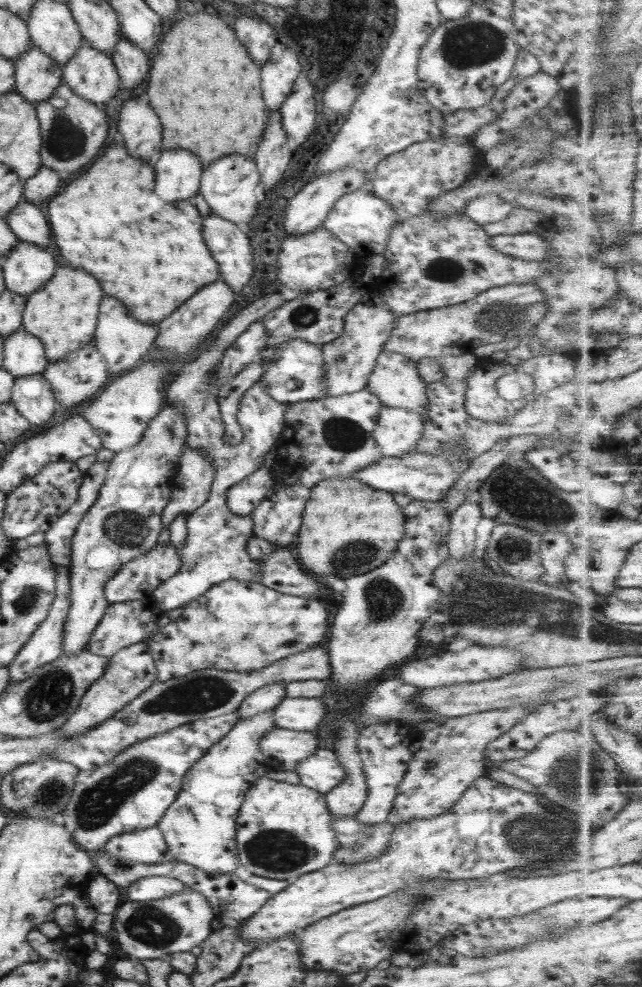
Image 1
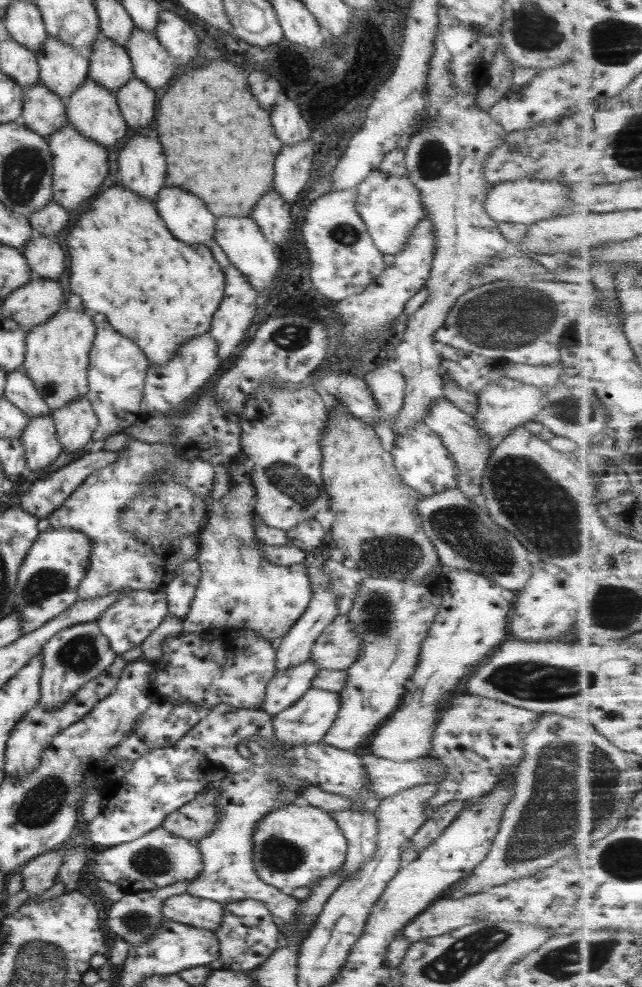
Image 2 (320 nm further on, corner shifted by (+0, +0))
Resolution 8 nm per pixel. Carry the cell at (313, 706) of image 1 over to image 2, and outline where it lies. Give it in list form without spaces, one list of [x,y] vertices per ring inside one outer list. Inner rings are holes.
[[[309,687],[292,706],[270,718],[273,736],[281,743],[293,746],[315,744],[322,741],[339,711],[340,698],[336,692]]]

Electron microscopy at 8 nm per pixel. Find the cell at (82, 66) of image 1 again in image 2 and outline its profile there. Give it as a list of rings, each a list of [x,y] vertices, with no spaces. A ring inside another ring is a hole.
[[[88,76],[77,87],[77,90],[70,94],[68,101],[64,104],[66,122],[69,123],[81,136],[94,140],[103,148],[111,148],[117,142],[121,142],[125,138],[125,130],[127,125],[124,123],[123,117],[118,111],[118,106],[114,97],[114,93],[99,86],[93,82]]]

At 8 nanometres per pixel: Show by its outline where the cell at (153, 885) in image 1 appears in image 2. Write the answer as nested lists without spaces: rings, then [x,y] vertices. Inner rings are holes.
[[[187,893],[168,896],[161,903],[164,920],[213,931],[222,919],[222,905]]]

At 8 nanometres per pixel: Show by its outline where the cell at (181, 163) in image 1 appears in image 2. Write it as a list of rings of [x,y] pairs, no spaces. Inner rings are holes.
[[[160,188],[153,206],[173,238],[209,248],[207,243],[213,239],[216,217],[203,208],[199,198],[177,188]]]

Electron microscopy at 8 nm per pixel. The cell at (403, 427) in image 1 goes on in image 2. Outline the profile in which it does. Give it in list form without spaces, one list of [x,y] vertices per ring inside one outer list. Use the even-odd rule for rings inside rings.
[[[423,423],[410,426],[403,434],[395,436],[391,450],[388,452],[392,456],[392,463],[395,470],[399,473],[402,481],[412,488],[418,495],[431,496],[437,492],[453,488],[456,486],[456,468],[454,460],[441,444],[440,438],[430,428]]]

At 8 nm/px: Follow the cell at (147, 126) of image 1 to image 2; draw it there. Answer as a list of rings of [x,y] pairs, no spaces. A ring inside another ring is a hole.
[[[135,134],[119,150],[116,161],[121,186],[149,202],[156,198],[165,178],[163,150],[157,140]]]

